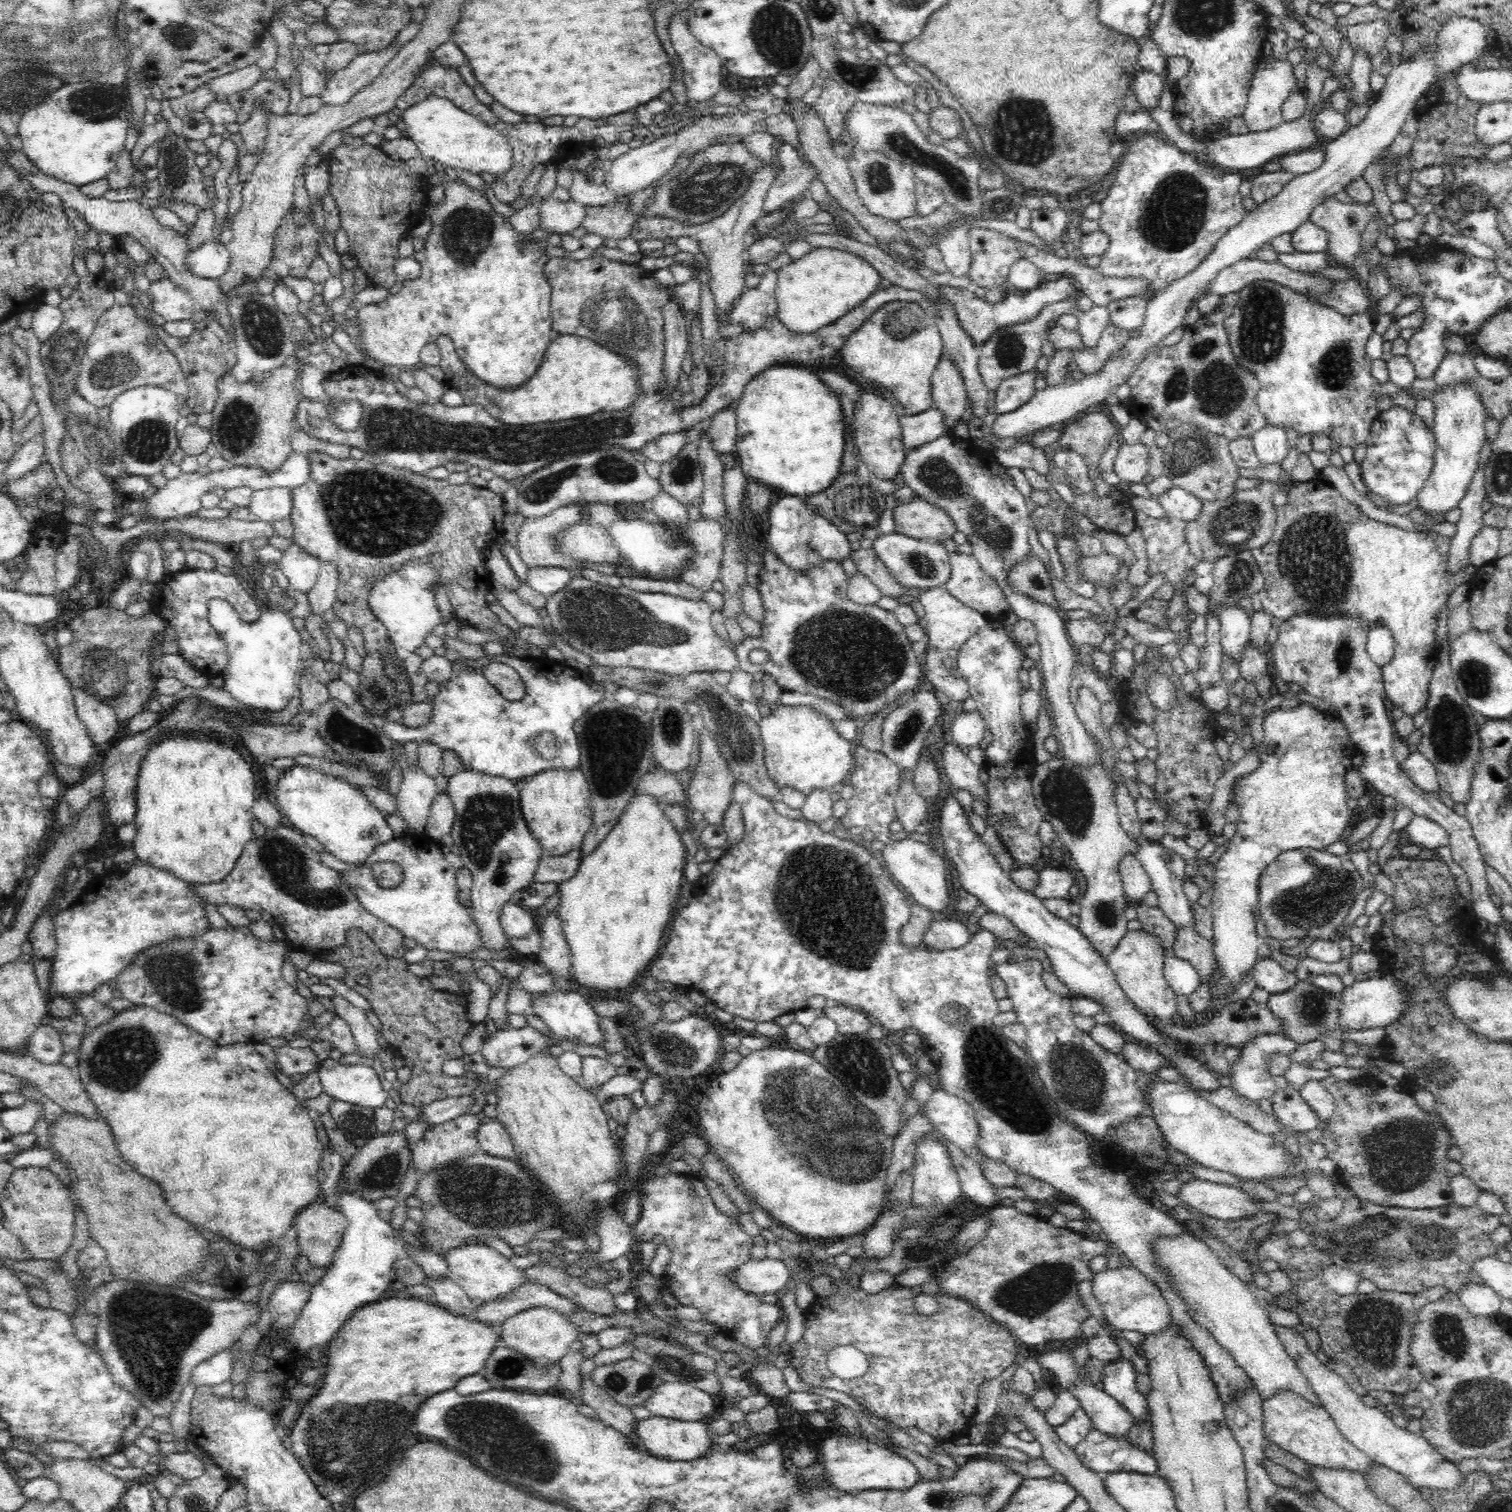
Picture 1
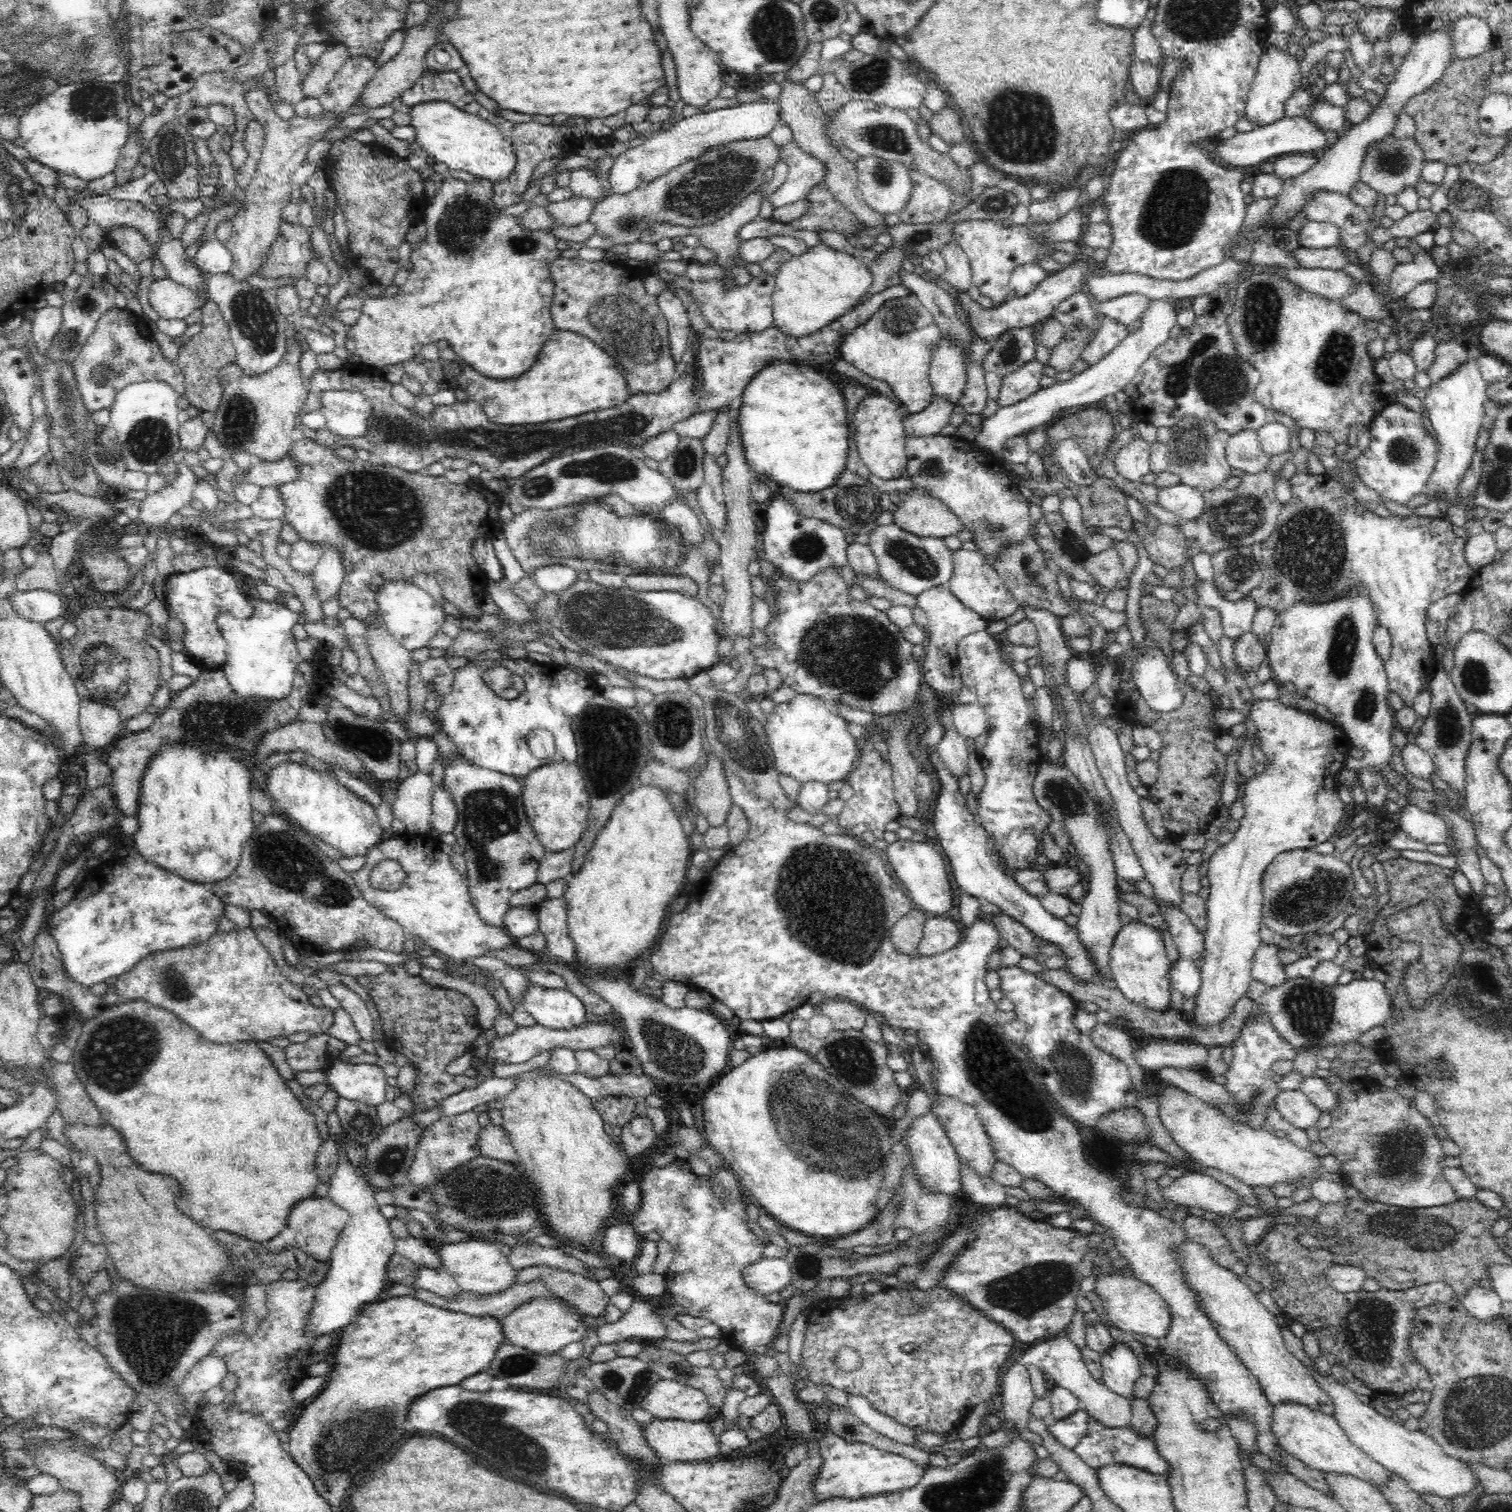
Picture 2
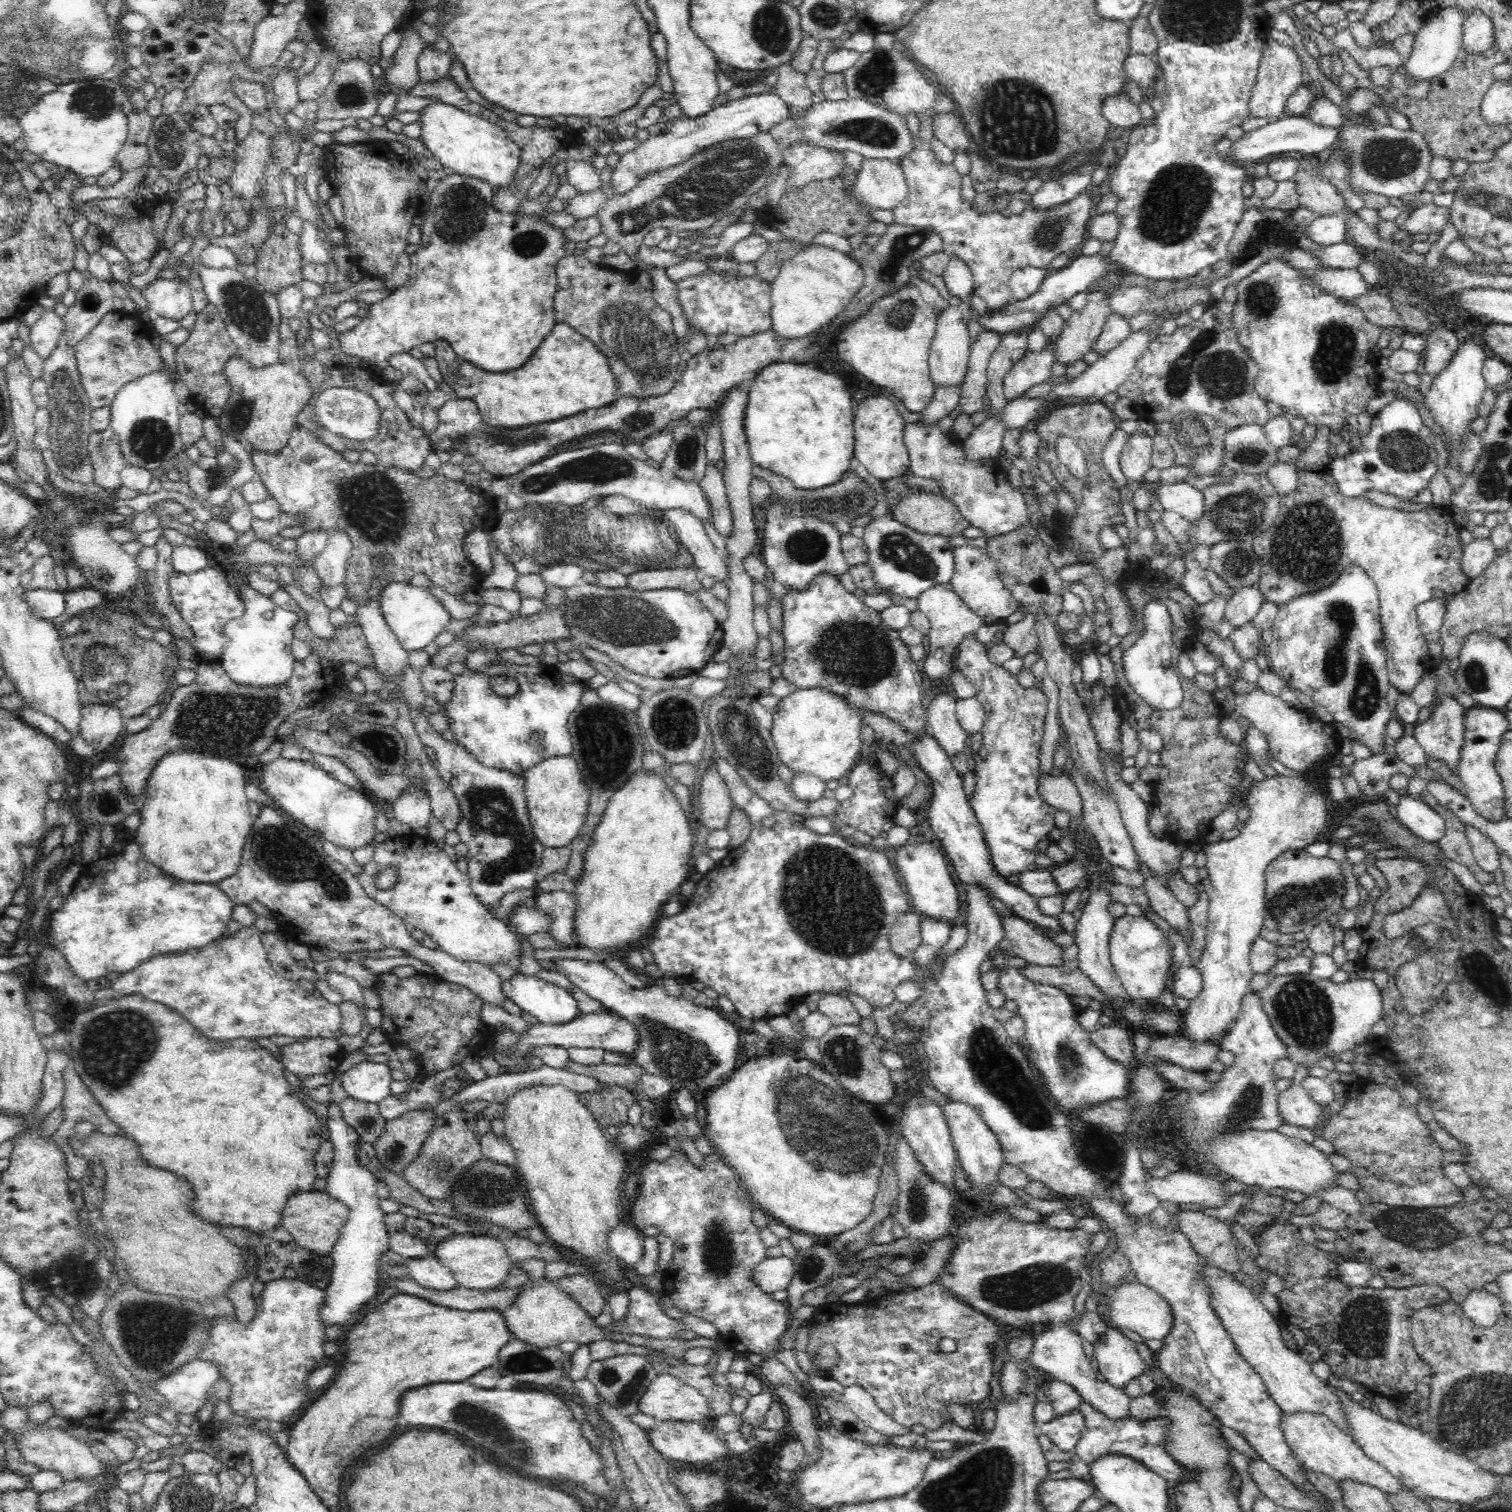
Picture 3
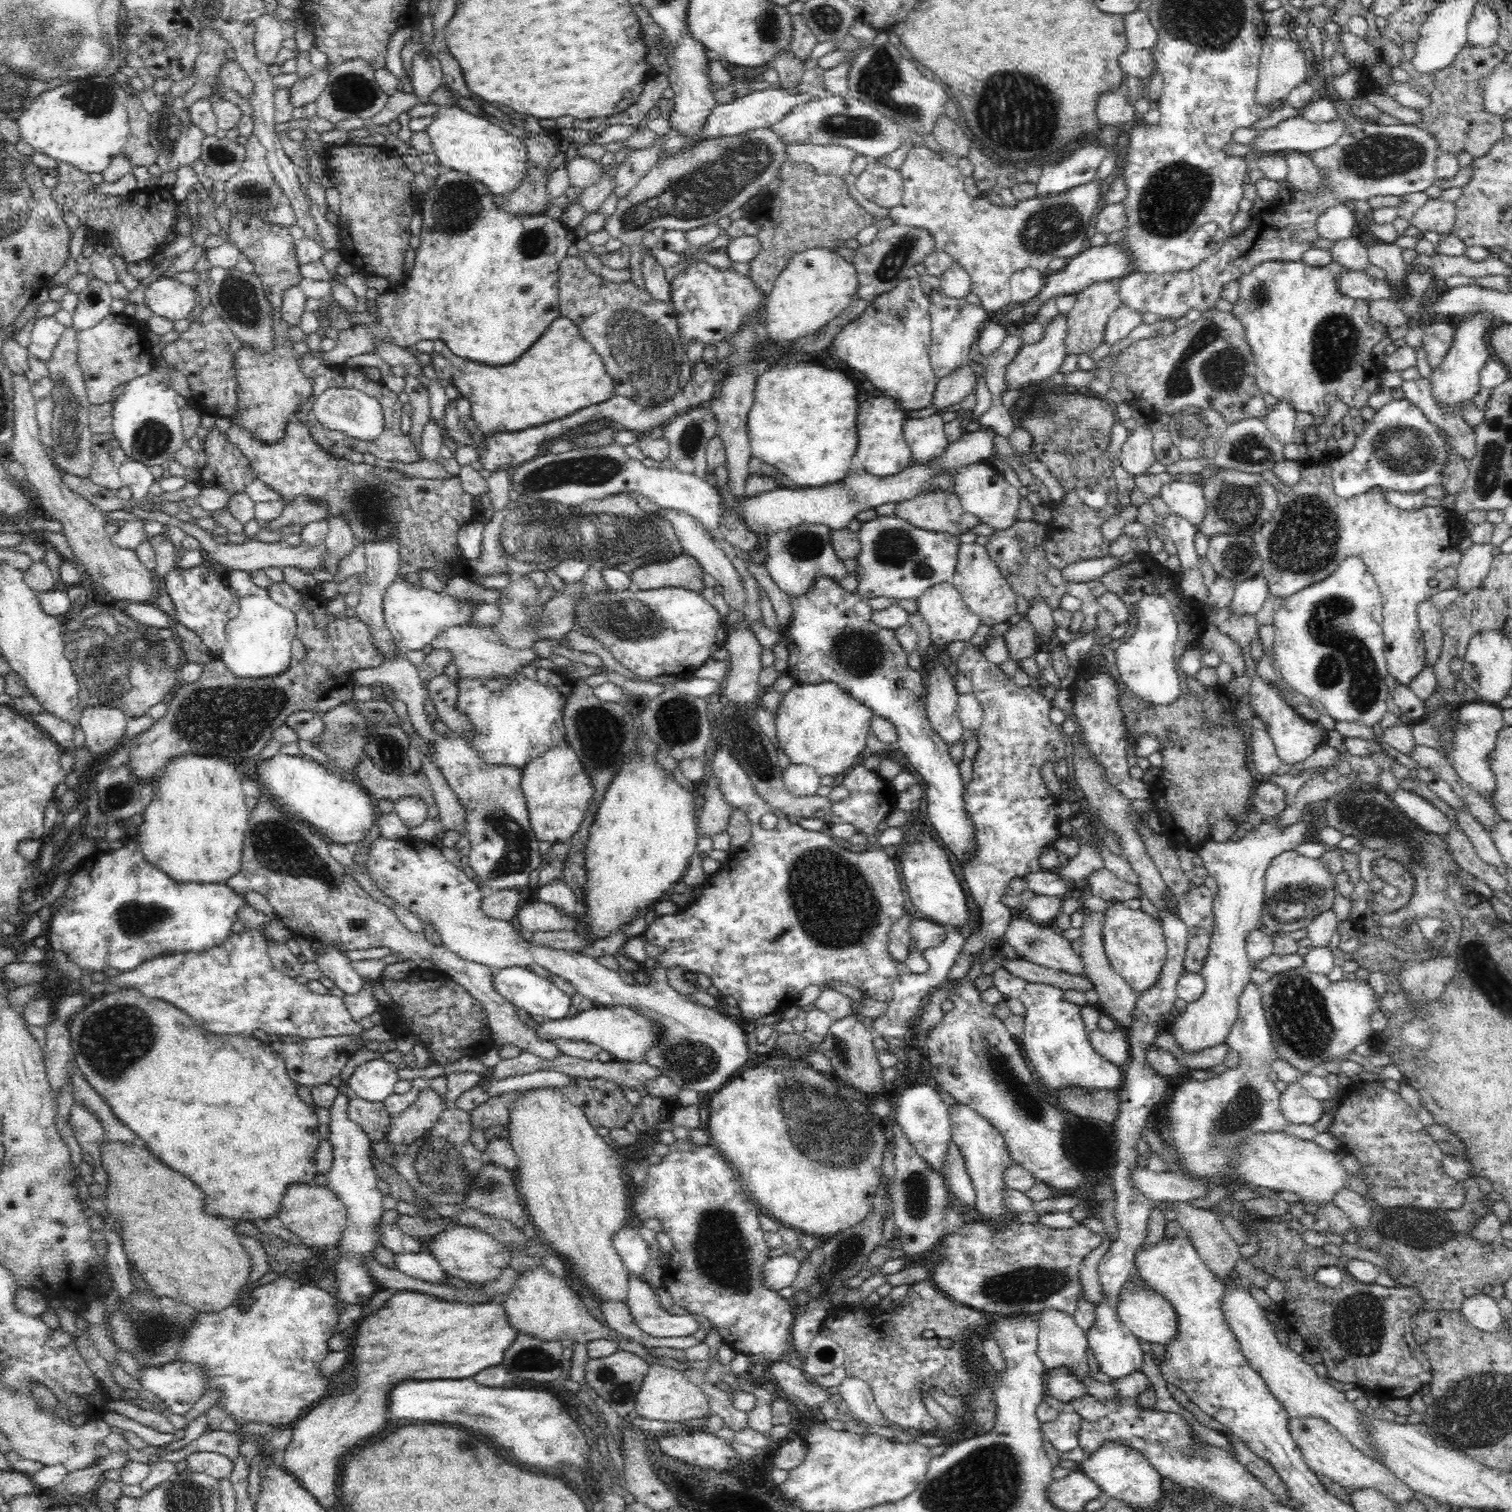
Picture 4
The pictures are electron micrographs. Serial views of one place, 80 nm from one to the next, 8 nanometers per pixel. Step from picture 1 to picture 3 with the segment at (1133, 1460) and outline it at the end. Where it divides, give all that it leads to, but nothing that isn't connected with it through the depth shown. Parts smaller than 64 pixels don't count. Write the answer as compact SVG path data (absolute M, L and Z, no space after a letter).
M1084 1400L1079 1404L1077 1410L1084 1416L1086 1426L1082 1430L1080 1441L1074 1449L1079 1459L1090 1464L1100 1460L1106 1454L1116 1454L1138 1460L1150 1468L1151 1472L1164 1478L1169 1484L1186 1483L1189 1480L1191 1472L1186 1467L1182 1467L1166 1451L1169 1421L1164 1416L1156 1418L1156 1420L1146 1420L1146 1422L1139 1422L1130 1418L1130 1415L1128 1418L1122 1418L1122 1420L1111 1421Z

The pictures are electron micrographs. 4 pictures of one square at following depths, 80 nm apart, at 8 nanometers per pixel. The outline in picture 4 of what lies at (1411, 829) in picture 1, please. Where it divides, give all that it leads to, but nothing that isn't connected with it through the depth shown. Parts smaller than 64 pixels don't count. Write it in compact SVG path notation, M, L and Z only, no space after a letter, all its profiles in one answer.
M1397 789L1392 799L1404 815L1414 820L1424 831L1434 835L1446 835L1452 828L1448 815L1438 810L1434 804L1411 790Z

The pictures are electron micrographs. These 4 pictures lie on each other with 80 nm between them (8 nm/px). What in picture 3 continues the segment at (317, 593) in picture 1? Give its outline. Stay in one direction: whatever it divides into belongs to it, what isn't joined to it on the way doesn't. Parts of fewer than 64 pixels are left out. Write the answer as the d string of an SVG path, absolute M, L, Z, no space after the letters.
M334 530L329 534L324 550L312 562L322 586L336 587L344 583L352 548L354 545L346 532Z

